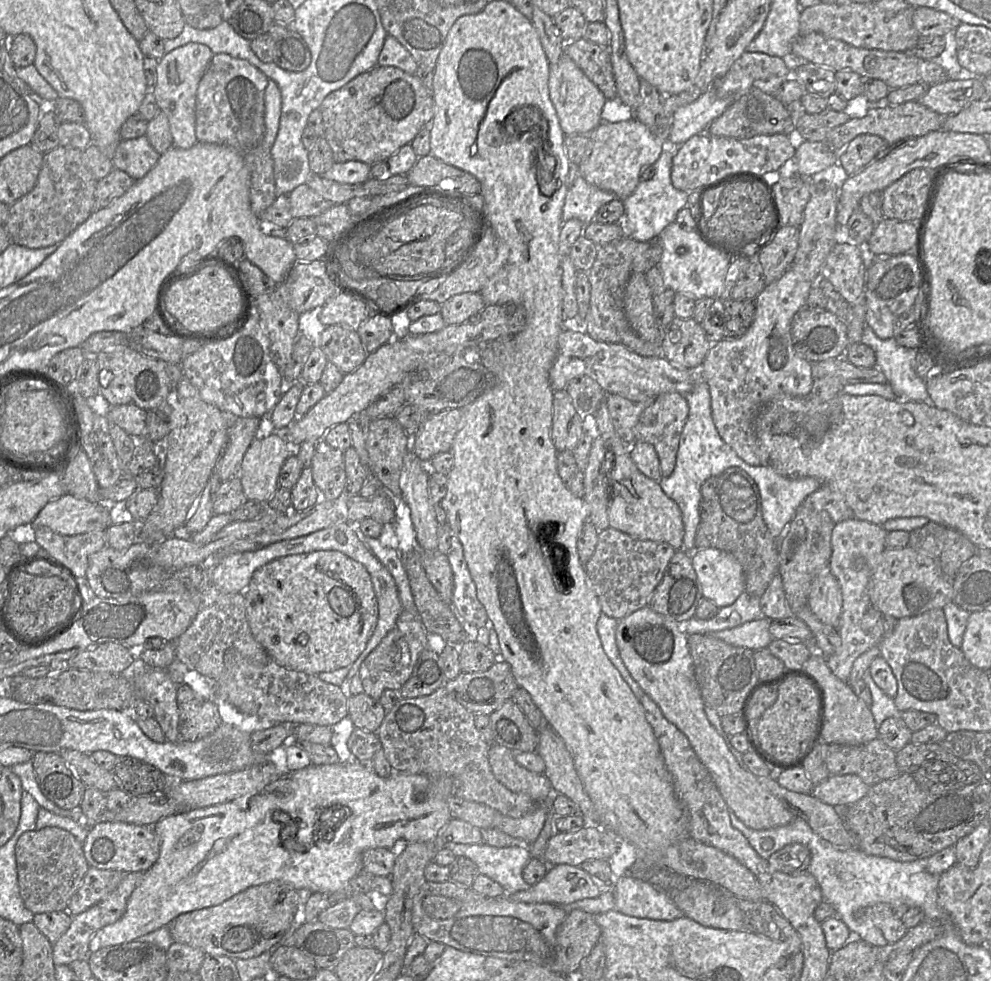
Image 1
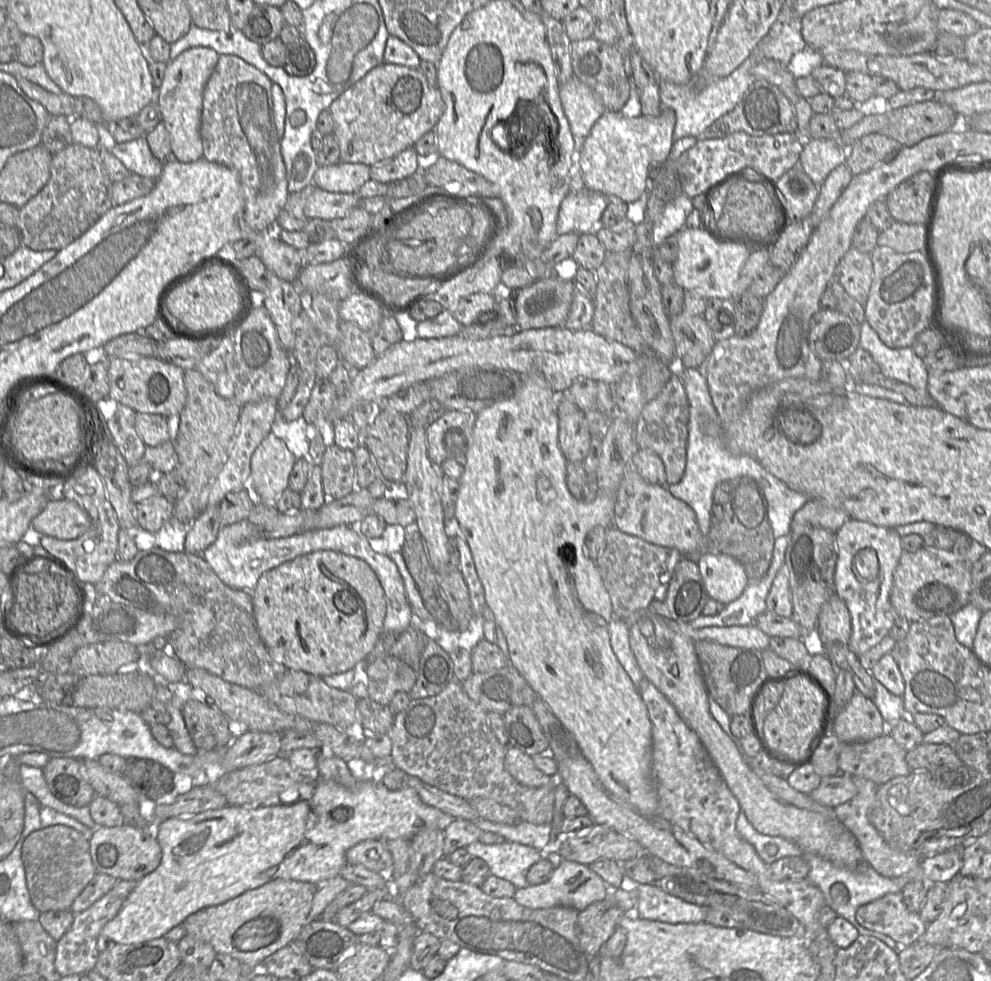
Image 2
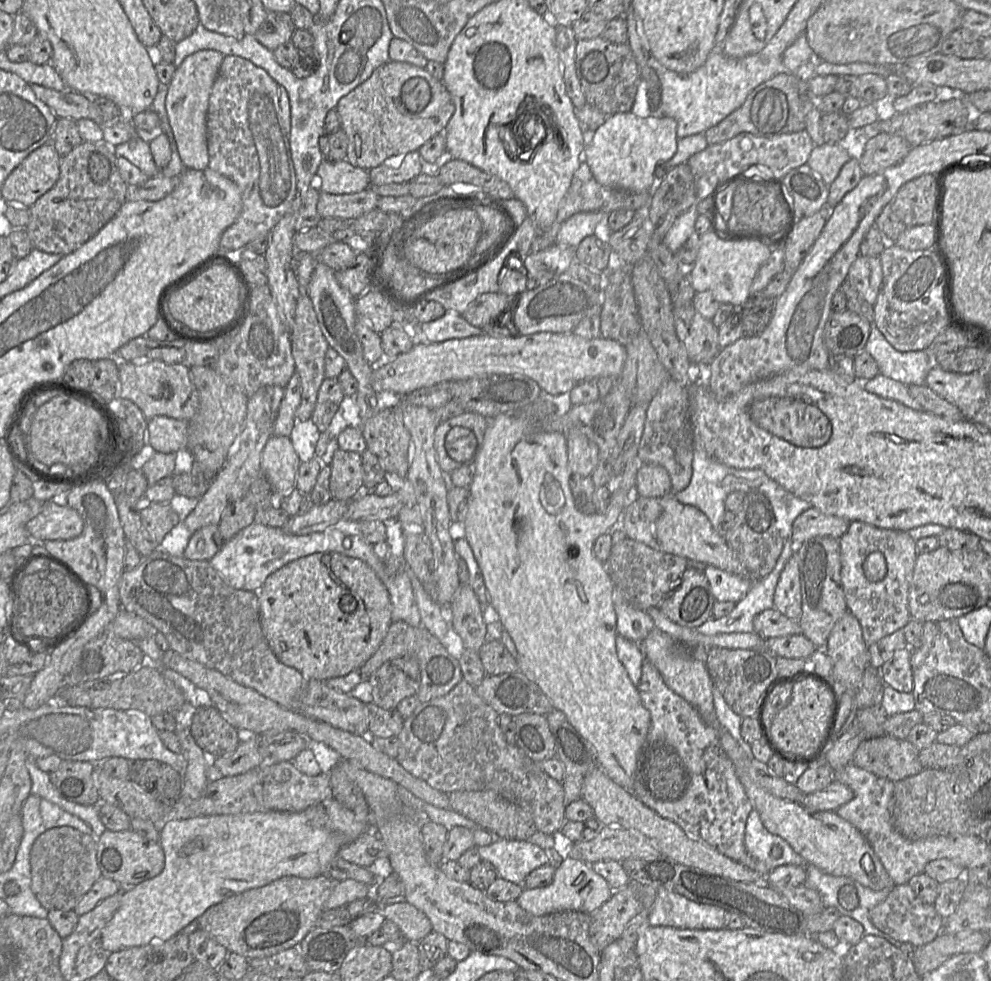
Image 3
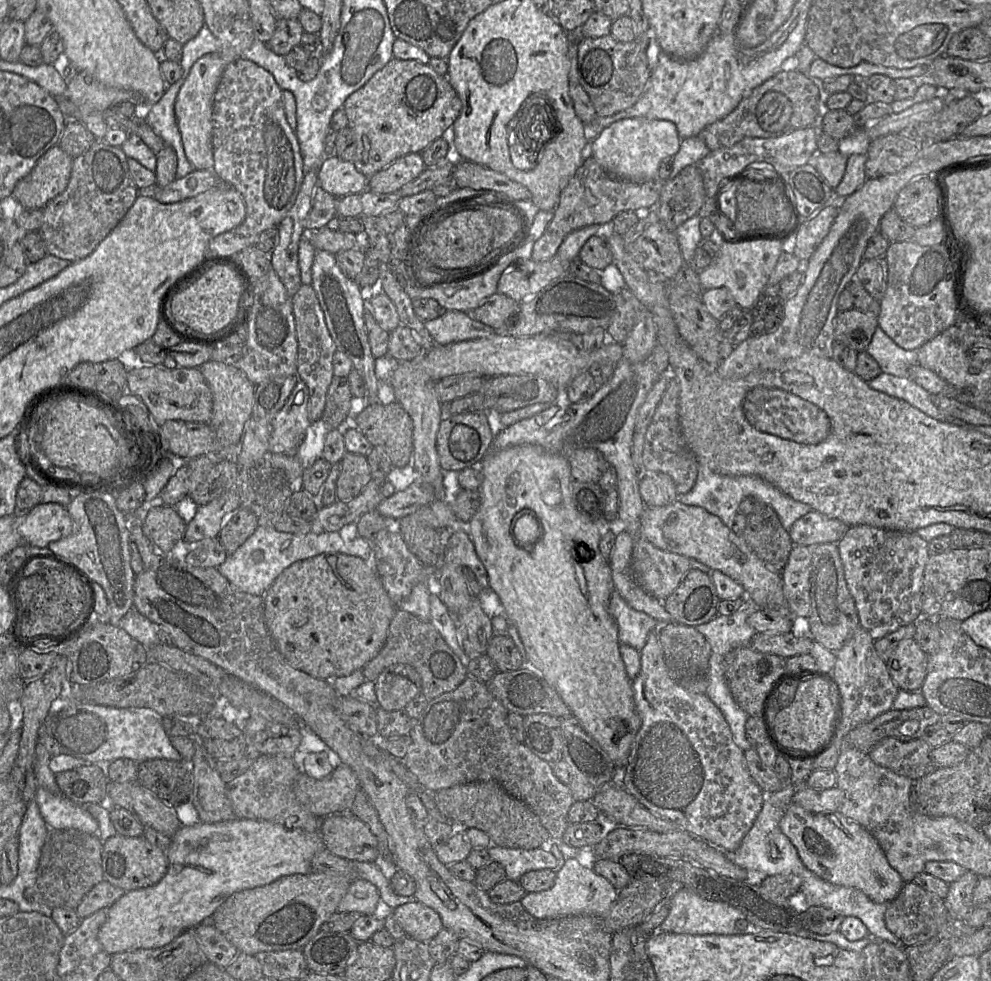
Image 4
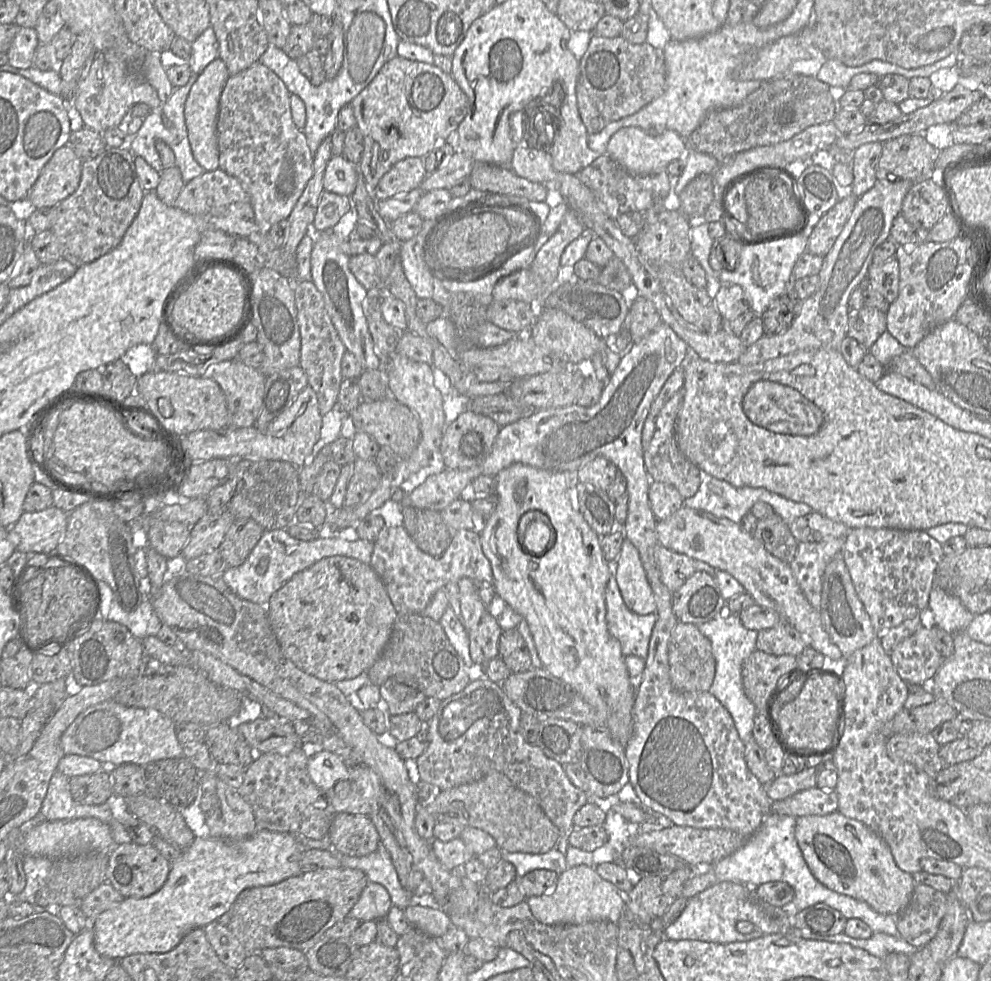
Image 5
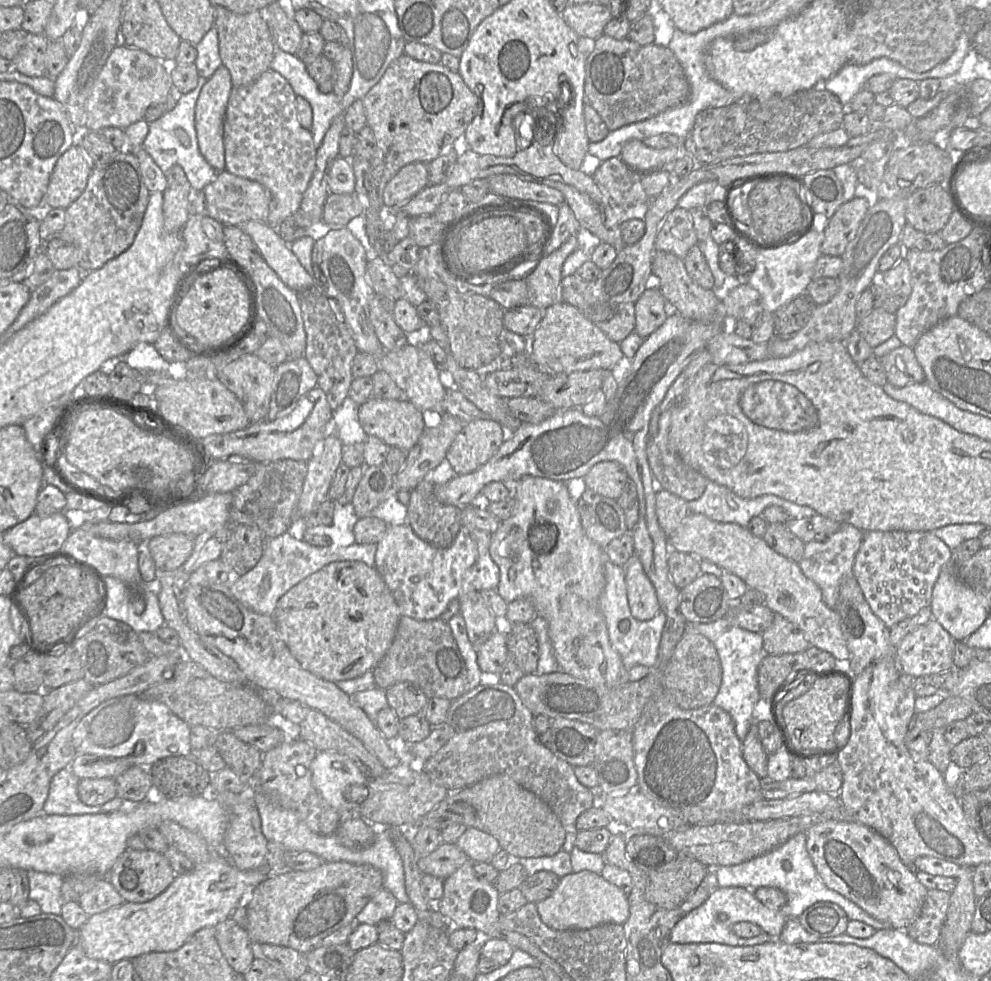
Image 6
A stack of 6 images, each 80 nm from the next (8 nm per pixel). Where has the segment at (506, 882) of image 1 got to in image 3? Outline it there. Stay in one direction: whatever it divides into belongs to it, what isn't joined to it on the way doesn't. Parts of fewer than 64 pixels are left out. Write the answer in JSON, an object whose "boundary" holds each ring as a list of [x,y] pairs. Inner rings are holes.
{"boundary":[[[495,838],[490,845],[478,846],[477,851],[483,861],[495,867],[499,878],[523,888],[528,874],[549,863],[544,850],[528,841]]]}

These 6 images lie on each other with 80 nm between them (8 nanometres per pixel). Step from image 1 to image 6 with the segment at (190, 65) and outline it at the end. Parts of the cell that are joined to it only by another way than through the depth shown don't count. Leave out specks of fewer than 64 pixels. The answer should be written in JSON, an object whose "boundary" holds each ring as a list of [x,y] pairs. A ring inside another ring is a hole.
{"boundary":[[[222,64],[203,85],[195,106],[195,129],[200,153],[218,172],[226,170],[223,132],[226,108],[232,88],[230,72]]]}

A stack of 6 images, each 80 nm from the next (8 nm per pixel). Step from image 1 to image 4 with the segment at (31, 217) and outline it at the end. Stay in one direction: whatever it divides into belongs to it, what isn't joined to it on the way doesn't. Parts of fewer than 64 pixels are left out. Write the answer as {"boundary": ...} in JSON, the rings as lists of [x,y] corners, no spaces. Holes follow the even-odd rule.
{"boundary":[[[104,140],[96,141],[84,154],[73,158],[67,188],[43,208],[44,220],[37,232],[45,243],[47,254],[68,260],[70,263],[86,258],[120,223],[138,196],[139,189],[131,176],[128,157],[123,150],[107,144]]]}

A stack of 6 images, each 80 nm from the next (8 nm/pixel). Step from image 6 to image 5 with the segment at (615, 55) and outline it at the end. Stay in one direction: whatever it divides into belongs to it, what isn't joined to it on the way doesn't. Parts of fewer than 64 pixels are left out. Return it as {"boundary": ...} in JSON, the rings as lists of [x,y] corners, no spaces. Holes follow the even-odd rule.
{"boundary":[[[592,34],[588,48],[579,60],[579,82],[606,124],[638,112],[664,93],[666,66],[662,50],[650,44],[633,44],[622,36],[602,37]]]}

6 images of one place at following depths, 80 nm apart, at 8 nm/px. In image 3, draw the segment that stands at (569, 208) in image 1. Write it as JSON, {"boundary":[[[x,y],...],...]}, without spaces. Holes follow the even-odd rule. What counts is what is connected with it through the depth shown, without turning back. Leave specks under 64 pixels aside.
{"boundary":[[[579,212],[563,222],[556,237],[556,243],[577,248],[587,236],[594,235],[599,224],[601,229],[609,230],[607,212]]]}

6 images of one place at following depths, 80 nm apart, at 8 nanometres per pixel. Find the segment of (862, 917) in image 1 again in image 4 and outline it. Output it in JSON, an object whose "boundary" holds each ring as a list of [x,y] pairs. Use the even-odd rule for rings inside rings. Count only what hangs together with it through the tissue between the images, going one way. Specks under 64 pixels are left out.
{"boundary":[[[914,882],[905,883],[898,896],[888,903],[885,925],[906,947],[925,943],[935,936],[949,920],[944,899],[924,890]]]}

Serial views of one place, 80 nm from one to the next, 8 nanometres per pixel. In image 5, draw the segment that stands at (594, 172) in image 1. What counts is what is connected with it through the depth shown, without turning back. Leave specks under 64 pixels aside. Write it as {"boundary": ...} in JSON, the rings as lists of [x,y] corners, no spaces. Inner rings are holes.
{"boundary":[[[634,126],[624,127],[615,132],[606,150],[606,155],[635,175],[657,174],[664,171],[671,161],[685,156],[686,153],[686,142],[677,132],[666,129],[657,136],[650,136],[647,131]]]}

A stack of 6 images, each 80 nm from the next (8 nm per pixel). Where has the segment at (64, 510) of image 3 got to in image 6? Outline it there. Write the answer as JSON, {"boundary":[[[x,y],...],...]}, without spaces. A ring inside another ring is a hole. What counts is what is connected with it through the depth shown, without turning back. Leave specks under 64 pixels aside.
{"boundary":[[[64,512],[41,517],[31,515],[2,534],[4,543],[14,555],[39,558],[59,550],[72,531],[72,524]]]}

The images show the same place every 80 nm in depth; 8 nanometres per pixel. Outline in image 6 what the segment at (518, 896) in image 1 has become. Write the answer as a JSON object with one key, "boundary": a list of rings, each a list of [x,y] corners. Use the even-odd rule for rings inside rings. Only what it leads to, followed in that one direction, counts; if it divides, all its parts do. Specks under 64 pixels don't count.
{"boundary":[[[588,870],[561,877],[552,895],[536,906],[542,922],[559,931],[589,929],[606,923],[623,925],[630,915],[628,895],[600,874]]]}

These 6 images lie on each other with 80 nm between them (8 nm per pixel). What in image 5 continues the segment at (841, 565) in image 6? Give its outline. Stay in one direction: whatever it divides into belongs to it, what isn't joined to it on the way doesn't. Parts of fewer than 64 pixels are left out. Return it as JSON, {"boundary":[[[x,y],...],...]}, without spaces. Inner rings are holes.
{"boundary":[[[846,537],[825,539],[819,543],[799,542],[793,561],[789,564],[792,573],[806,599],[819,611],[821,606],[822,576],[826,566],[838,554],[841,553]]]}

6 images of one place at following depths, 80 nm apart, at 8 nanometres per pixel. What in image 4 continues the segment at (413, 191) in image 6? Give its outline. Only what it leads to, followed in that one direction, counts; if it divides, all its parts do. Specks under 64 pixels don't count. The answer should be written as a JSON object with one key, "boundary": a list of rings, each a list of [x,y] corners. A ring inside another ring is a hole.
{"boundary":[[[409,153],[369,178],[368,189],[375,194],[396,193],[399,189],[416,179],[424,170],[421,153]]]}

